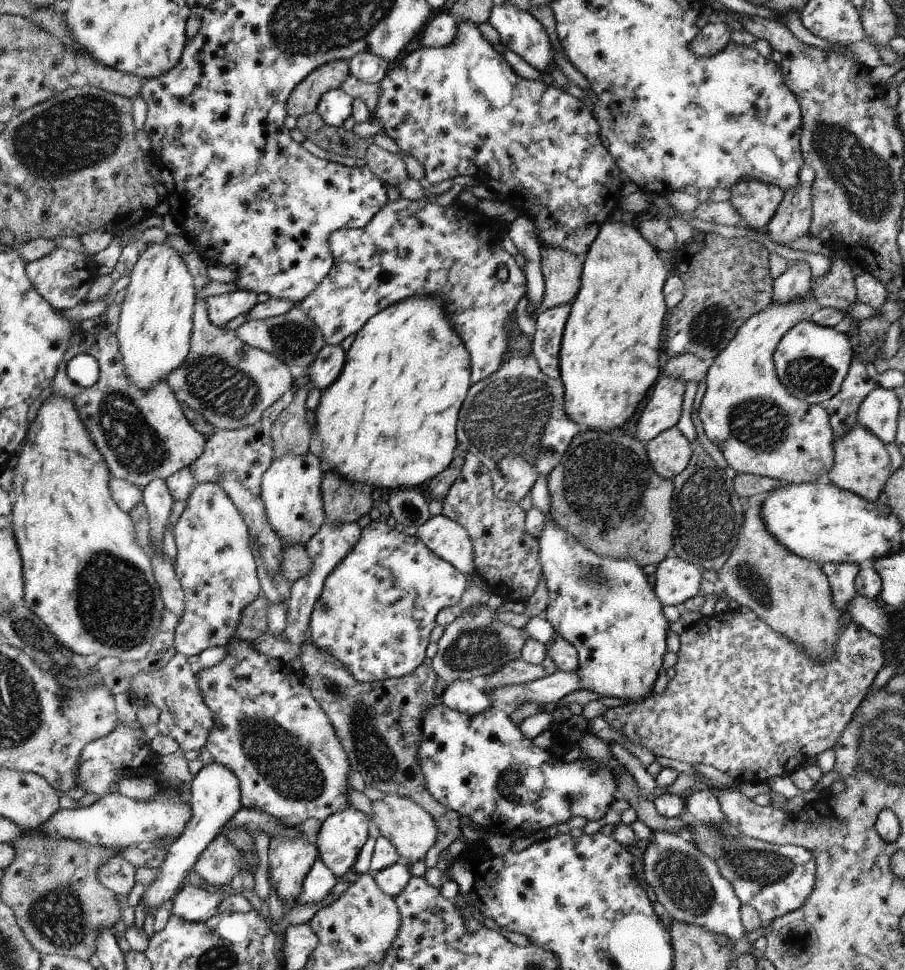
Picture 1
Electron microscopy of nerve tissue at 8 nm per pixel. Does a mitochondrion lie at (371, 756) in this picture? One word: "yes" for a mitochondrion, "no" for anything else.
yes

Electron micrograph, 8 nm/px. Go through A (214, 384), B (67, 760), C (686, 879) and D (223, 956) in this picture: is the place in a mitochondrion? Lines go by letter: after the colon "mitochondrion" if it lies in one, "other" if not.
A: mitochondrion
B: other
C: mitochondrion
D: mitochondrion

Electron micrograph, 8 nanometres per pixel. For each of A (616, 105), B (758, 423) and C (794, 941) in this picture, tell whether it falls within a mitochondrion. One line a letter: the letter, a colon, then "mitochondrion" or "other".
A: other
B: mitochondrion
C: mitochondrion

